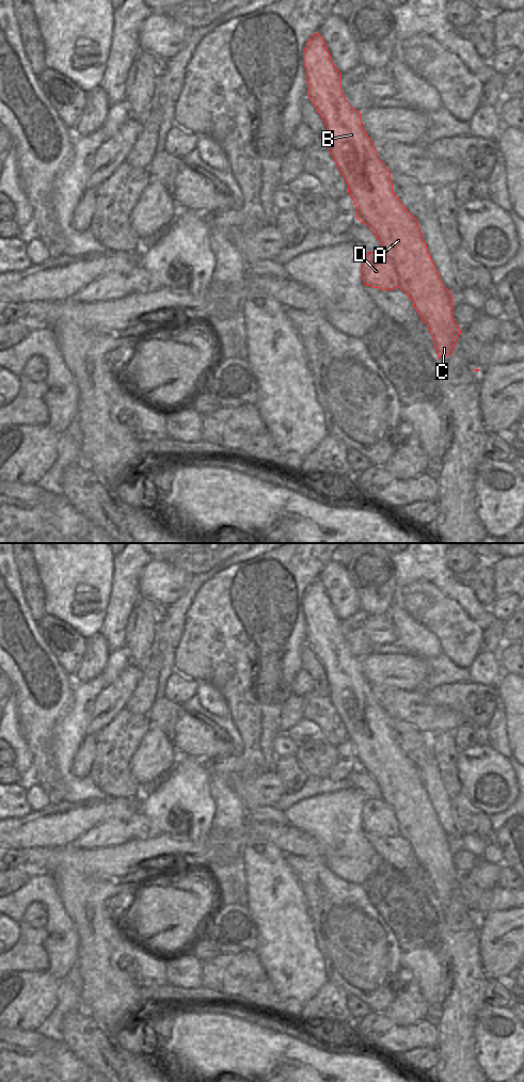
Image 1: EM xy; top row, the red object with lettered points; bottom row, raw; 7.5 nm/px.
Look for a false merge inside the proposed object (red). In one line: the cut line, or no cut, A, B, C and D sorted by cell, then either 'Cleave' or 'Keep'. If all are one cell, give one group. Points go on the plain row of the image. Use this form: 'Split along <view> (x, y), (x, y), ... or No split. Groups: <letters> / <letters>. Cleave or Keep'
Split along xy (382, 797), (392, 808), (398, 821), (399, 833). Groups: A B C / D. Cleave

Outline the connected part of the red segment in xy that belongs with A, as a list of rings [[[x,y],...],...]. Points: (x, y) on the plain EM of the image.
[[[318,578],[305,590],[303,611],[307,642],[327,673],[329,697],[346,727],[348,739],[356,754],[356,766],[371,776],[382,798],[393,808],[399,821],[399,834],[412,846],[420,866],[427,872],[438,905],[450,902],[461,880],[460,873],[452,863],[452,841],[440,825],[418,767],[393,737],[391,718],[378,703],[372,687],[363,673],[361,659],[346,646],[342,637],[342,619],[335,614],[327,590]]]

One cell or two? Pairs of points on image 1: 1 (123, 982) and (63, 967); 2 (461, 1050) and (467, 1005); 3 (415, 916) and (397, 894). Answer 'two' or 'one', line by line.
1: two
2: one
3: one

